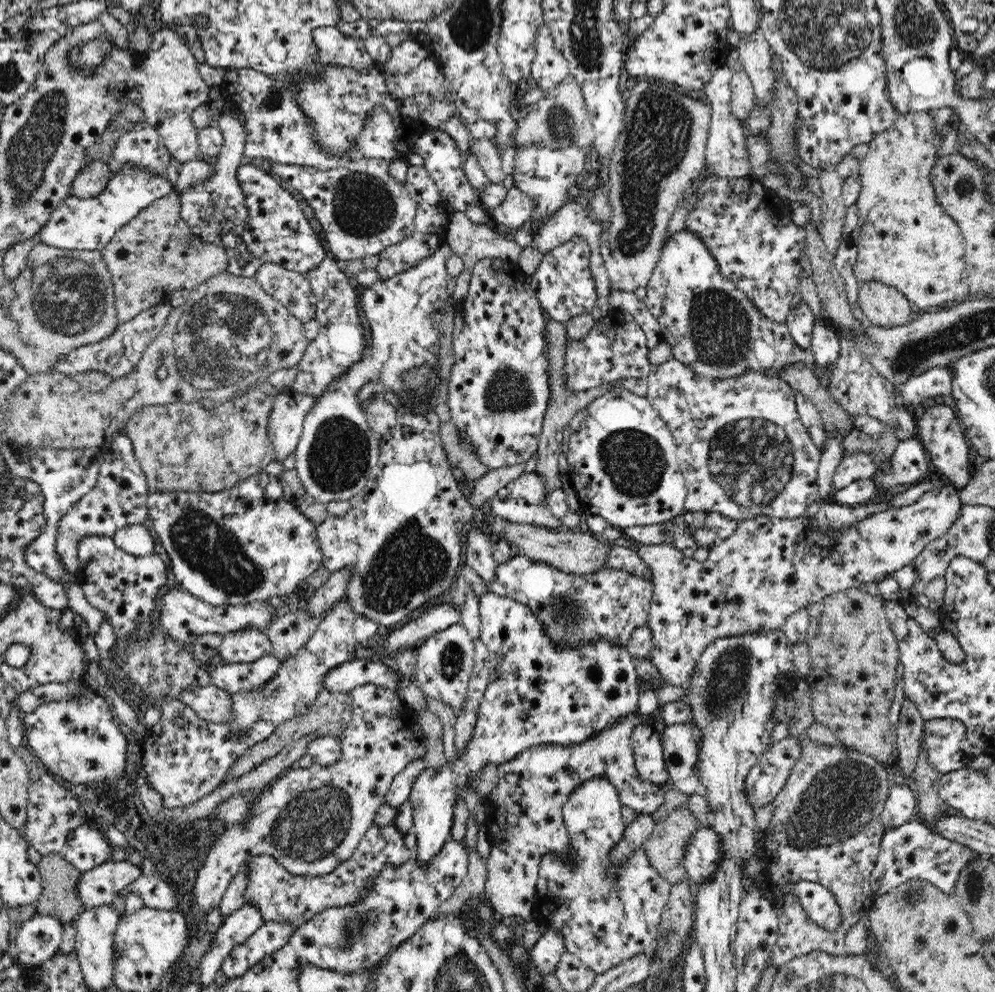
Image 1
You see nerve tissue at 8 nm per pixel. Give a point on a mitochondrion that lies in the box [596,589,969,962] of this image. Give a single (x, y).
(841, 800)

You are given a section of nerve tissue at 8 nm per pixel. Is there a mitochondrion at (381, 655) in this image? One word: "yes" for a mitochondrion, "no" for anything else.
no

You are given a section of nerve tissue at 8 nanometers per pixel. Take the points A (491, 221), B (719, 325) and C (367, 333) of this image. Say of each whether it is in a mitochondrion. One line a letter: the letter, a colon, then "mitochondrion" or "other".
A: other
B: mitochondrion
C: other

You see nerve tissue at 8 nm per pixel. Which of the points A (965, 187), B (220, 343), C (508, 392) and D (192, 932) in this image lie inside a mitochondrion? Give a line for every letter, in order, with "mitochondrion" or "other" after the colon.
A: mitochondrion
B: mitochondrion
C: mitochondrion
D: other

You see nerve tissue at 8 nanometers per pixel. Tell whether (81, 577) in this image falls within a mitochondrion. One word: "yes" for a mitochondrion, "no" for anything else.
no

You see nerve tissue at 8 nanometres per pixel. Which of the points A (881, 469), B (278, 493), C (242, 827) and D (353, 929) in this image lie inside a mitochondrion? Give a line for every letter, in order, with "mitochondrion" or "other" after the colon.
A: other
B: other
C: other
D: mitochondrion

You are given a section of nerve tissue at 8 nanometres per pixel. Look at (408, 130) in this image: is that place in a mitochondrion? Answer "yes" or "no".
no

